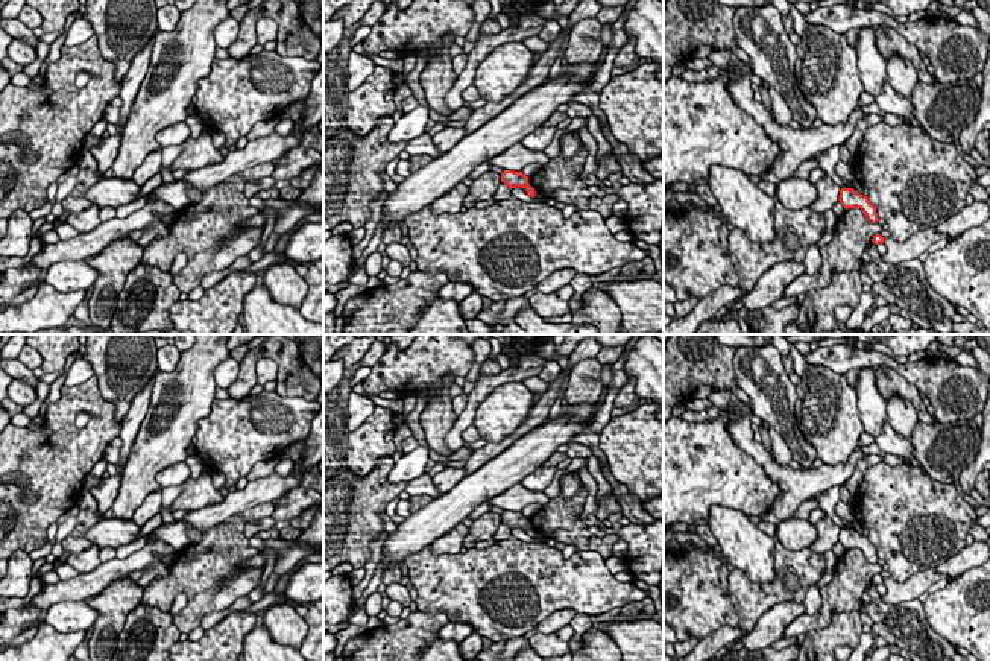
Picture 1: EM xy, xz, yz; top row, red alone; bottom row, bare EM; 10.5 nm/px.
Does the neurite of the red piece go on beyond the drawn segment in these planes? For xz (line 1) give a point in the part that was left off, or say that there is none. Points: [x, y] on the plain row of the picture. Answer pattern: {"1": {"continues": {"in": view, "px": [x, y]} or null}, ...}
{"1": {"continues": null}}

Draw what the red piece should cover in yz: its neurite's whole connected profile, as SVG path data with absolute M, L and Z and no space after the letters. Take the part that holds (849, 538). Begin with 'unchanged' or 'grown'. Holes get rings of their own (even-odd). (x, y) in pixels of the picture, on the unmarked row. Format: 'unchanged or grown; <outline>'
unchanged; M841 529L840 539L841 546L847 549L861 549L867 561L876 564L879 561L876 547L869 541L867 536L855 532L853 529Z

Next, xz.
unchanged; M504 511L501 514L501 523L504 523L510 530L521 527L531 538L536 535L534 529L528 526L528 517L525 517L522 512Z

